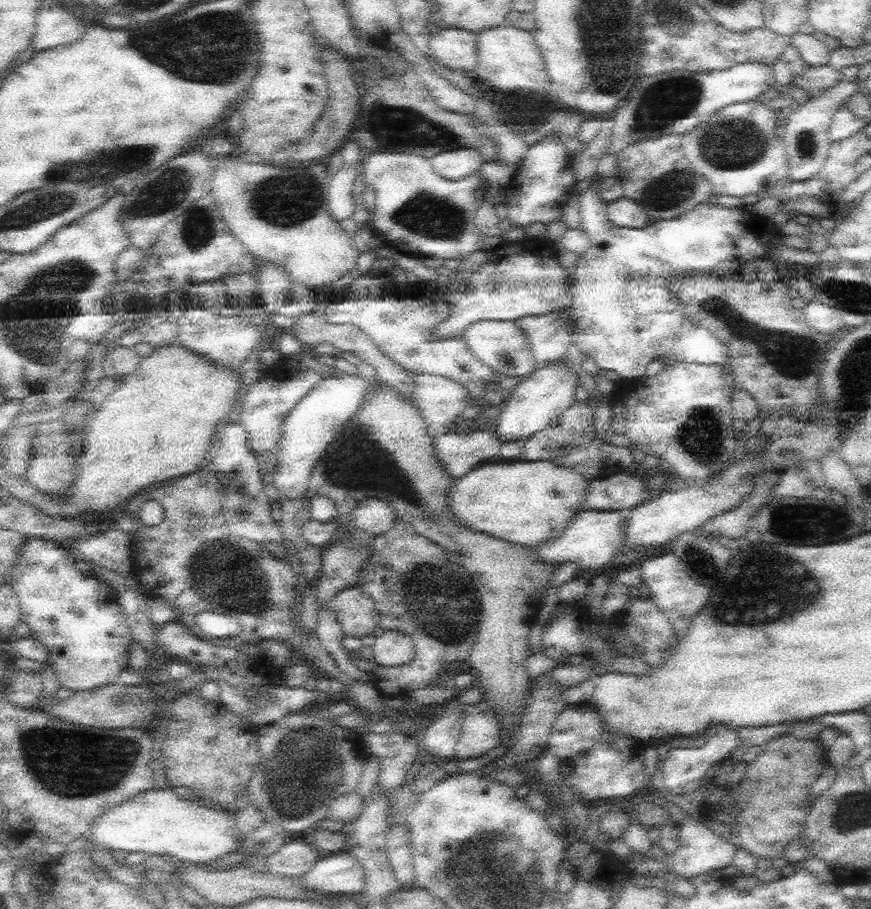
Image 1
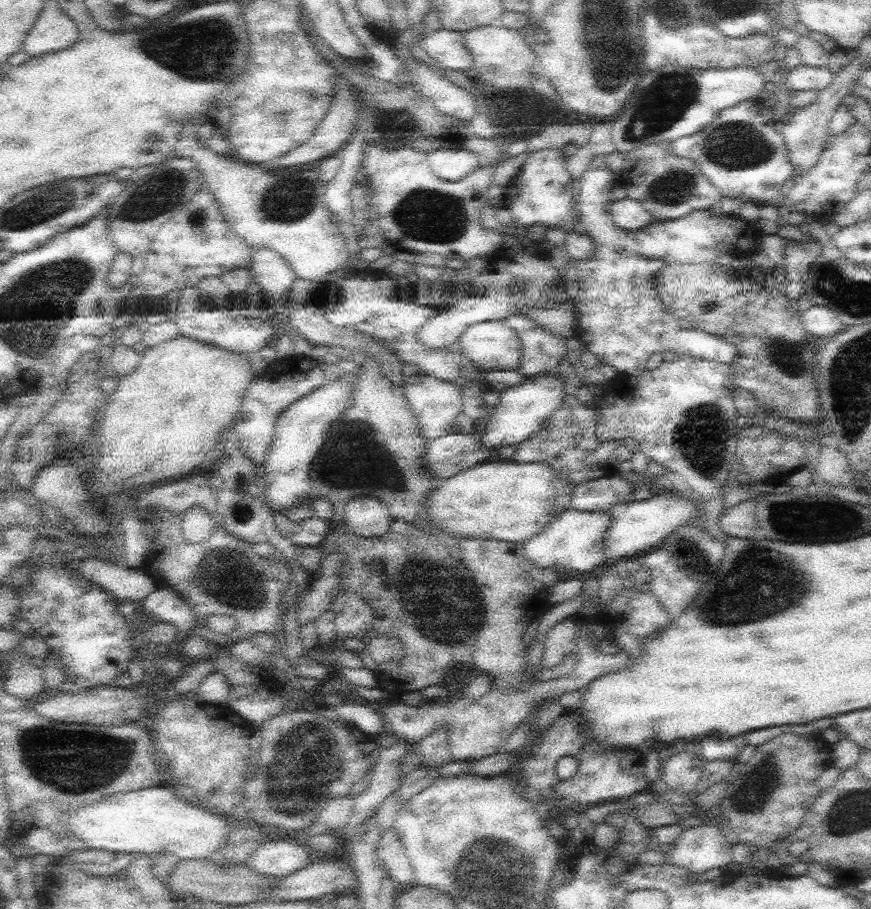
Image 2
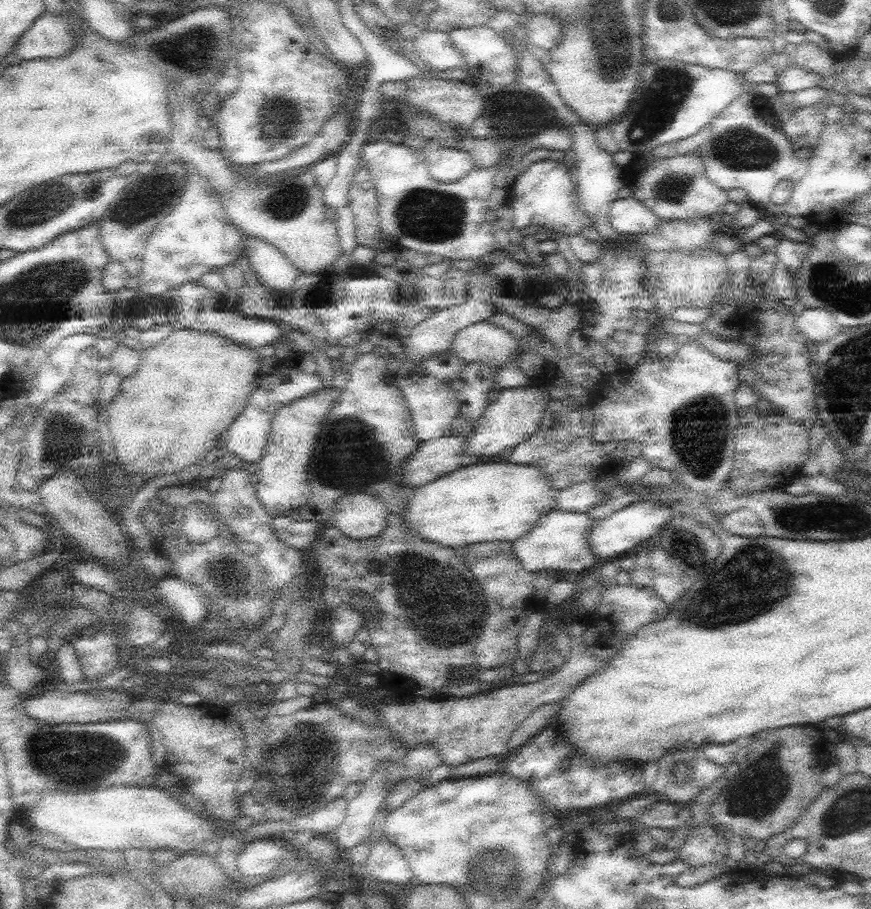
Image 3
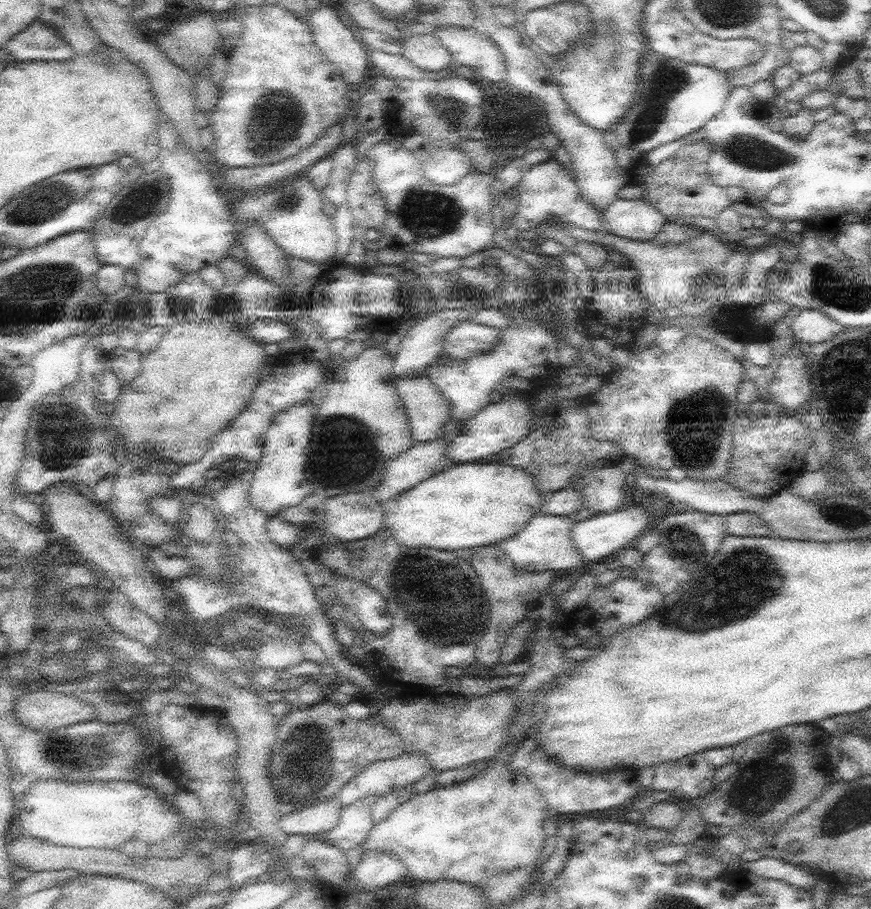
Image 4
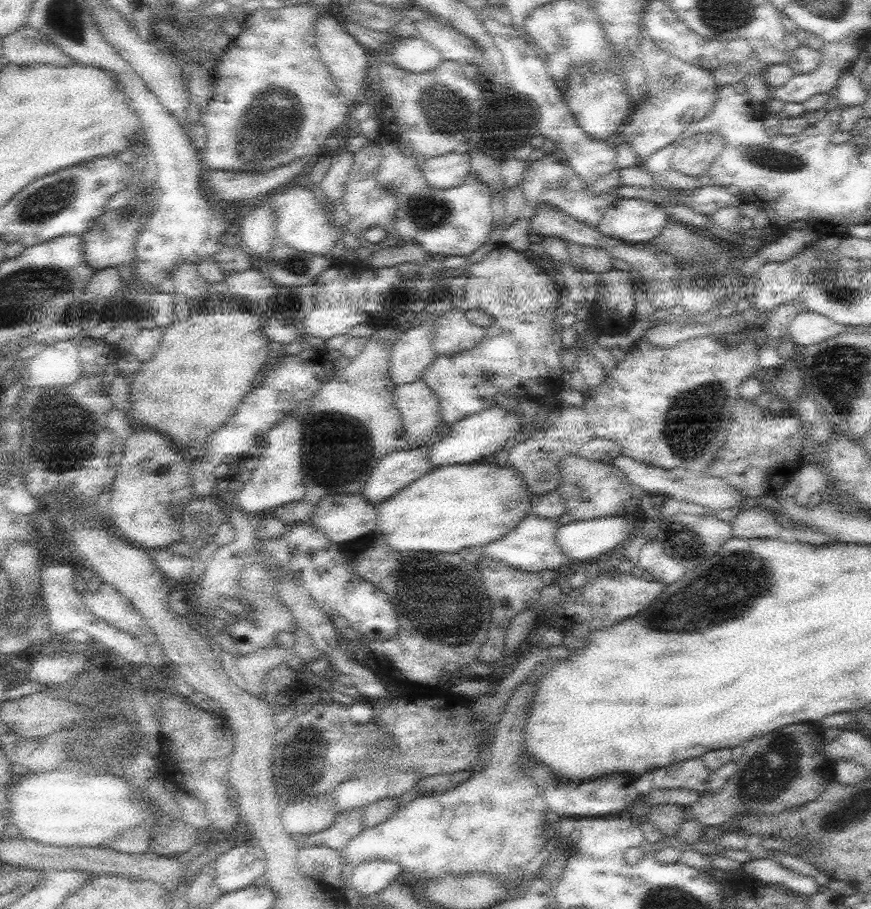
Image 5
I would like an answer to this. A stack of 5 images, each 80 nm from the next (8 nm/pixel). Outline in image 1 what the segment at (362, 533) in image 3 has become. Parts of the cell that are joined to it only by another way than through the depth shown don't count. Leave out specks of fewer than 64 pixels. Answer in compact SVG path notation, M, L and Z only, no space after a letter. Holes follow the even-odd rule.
M376 497L362 499L352 514L354 521L351 528L368 531L374 536L389 531L398 520L390 502Z

